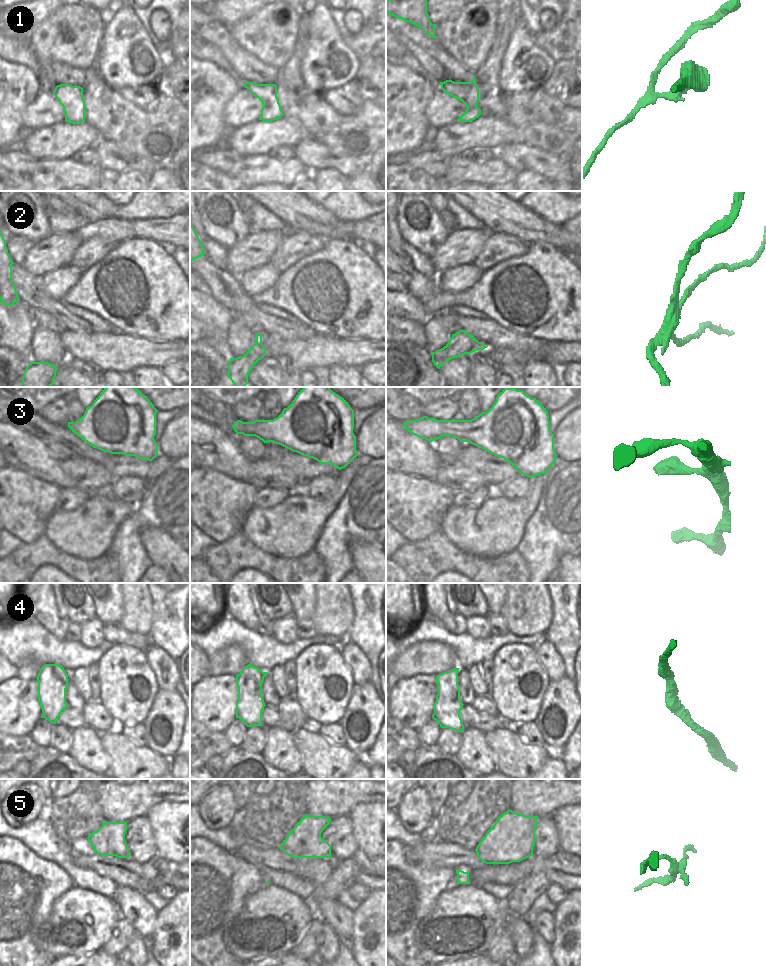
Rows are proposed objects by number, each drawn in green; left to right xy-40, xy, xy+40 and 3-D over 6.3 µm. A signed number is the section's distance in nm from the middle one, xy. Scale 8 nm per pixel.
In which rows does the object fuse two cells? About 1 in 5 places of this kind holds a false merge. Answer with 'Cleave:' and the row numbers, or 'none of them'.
Cleave: 1, 2, 5

